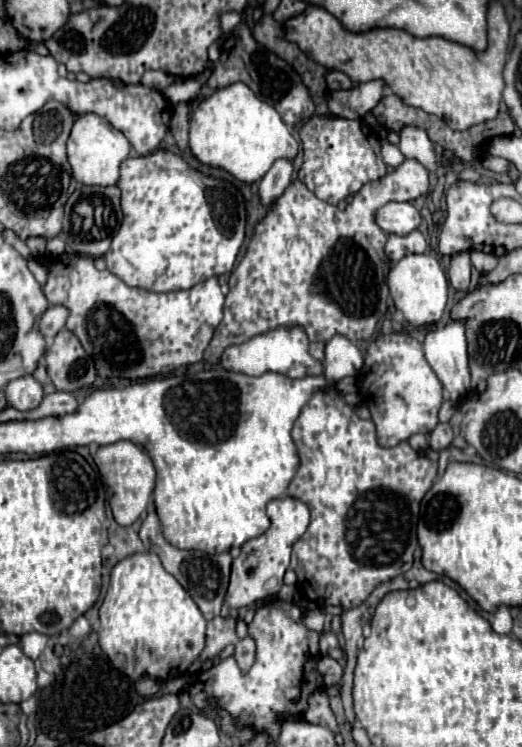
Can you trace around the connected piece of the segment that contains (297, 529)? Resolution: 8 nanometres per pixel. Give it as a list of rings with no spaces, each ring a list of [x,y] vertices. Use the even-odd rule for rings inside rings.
[[[284,496],[268,504],[268,518],[272,522],[270,528],[262,536],[248,540],[242,546],[240,556],[232,562],[230,584],[224,596],[224,602],[230,608],[244,608],[266,596],[278,594],[278,590],[282,588],[282,576],[290,564],[292,544],[306,532],[310,524],[310,508],[304,502],[294,500],[292,496]]]

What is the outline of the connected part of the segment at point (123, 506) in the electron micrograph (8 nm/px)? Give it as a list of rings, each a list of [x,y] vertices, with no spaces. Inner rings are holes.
[[[120,440],[116,444],[108,444],[108,446],[100,446],[98,452],[94,454],[94,462],[98,466],[98,470],[102,472],[102,478],[108,484],[110,490],[110,508],[112,508],[112,516],[120,526],[130,526],[138,520],[138,516],[142,514],[142,510],[146,510],[148,502],[152,500],[152,490],[154,490],[154,466],[152,460],[148,458],[148,454],[138,448],[136,444],[128,442],[128,440]]]

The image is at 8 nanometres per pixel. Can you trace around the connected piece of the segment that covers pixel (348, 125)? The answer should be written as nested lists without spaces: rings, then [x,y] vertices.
[[[312,116],[300,128],[300,140],[304,144],[304,164],[298,178],[324,202],[338,204],[340,200],[356,194],[364,184],[386,176],[386,164],[382,162],[378,138],[366,132],[362,120],[342,120],[334,116]]]

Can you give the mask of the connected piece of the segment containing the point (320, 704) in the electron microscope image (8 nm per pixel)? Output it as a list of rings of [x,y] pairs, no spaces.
[[[314,690],[308,698],[308,708],[306,712],[302,714],[302,718],[306,722],[312,722],[312,724],[322,724],[330,730],[336,730],[336,720],[334,720],[334,714],[332,714],[332,708],[330,708],[330,702],[328,702],[328,694],[324,694],[324,690]]]

